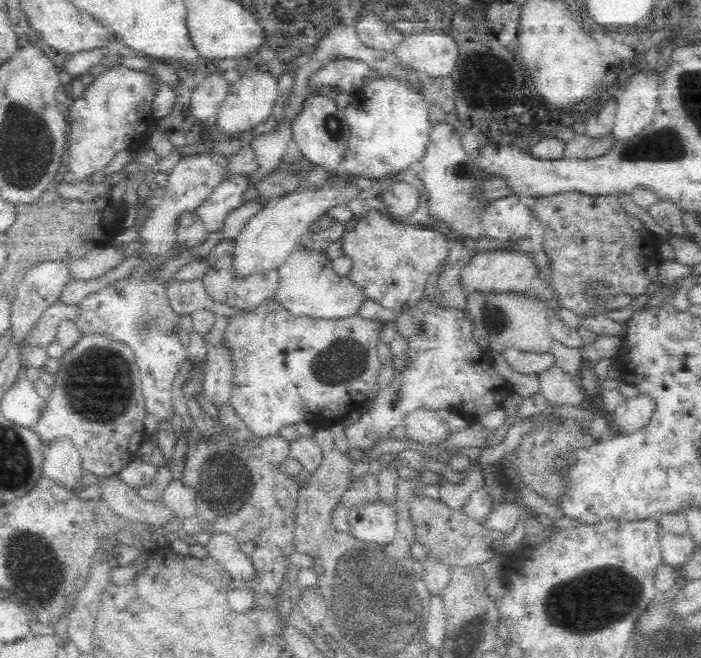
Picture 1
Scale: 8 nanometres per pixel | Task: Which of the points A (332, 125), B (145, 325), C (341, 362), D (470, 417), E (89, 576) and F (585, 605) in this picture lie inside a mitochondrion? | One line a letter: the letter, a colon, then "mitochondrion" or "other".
A: mitochondrion
B: mitochondrion
C: mitochondrion
D: other
E: other
F: mitochondrion

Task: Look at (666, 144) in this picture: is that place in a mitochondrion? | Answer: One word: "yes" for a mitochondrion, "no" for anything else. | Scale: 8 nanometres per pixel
yes

